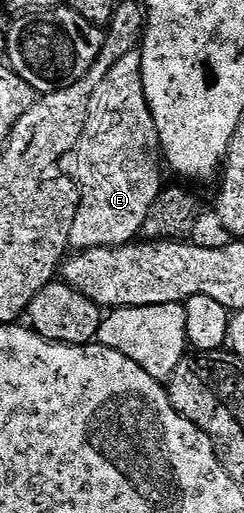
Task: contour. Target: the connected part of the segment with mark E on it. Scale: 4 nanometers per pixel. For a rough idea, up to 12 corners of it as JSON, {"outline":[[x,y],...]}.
{"outline":[[139,51],[94,90],[69,249],[133,243],[162,187]]}

